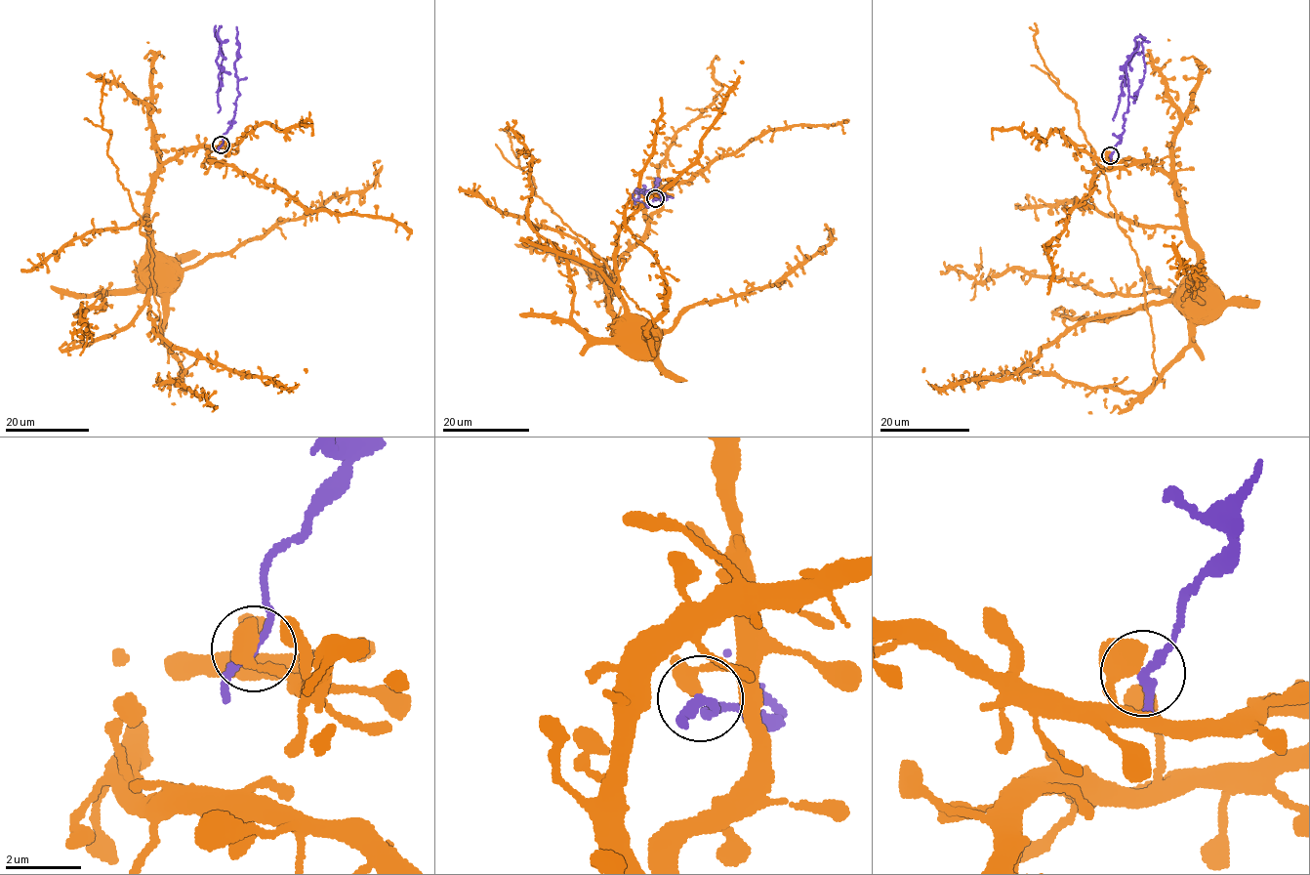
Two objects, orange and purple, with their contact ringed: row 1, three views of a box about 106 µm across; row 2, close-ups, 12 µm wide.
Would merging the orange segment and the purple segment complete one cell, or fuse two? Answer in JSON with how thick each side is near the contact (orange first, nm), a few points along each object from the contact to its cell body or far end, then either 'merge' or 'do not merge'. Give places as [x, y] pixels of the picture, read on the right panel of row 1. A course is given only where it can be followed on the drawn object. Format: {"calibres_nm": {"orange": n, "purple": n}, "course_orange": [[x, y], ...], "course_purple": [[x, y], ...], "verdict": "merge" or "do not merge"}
{"calibres_nm": {"orange": 600, "purple": 220}, "course_orange": [[1109, 155], [1106, 157], [1109, 160], [1148, 161], [1171, 181], [1186, 241], [1197, 252], [1195, 270], [1182, 291]], "course_purple": [[1110, 155], [1127, 111], [1125, 65], [1140, 35], [1145, 73], [1133, 103]], "verdict": "do not merge"}

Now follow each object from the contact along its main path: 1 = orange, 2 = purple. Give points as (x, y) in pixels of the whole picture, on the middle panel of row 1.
1: (655, 197), (661, 205), (649, 228), (631, 245), (610, 280), (608, 297), (618, 325), (633, 319)
2: (655, 198), (667, 196), (637, 187), (640, 192), (635, 189), (634, 199), (646, 206)

